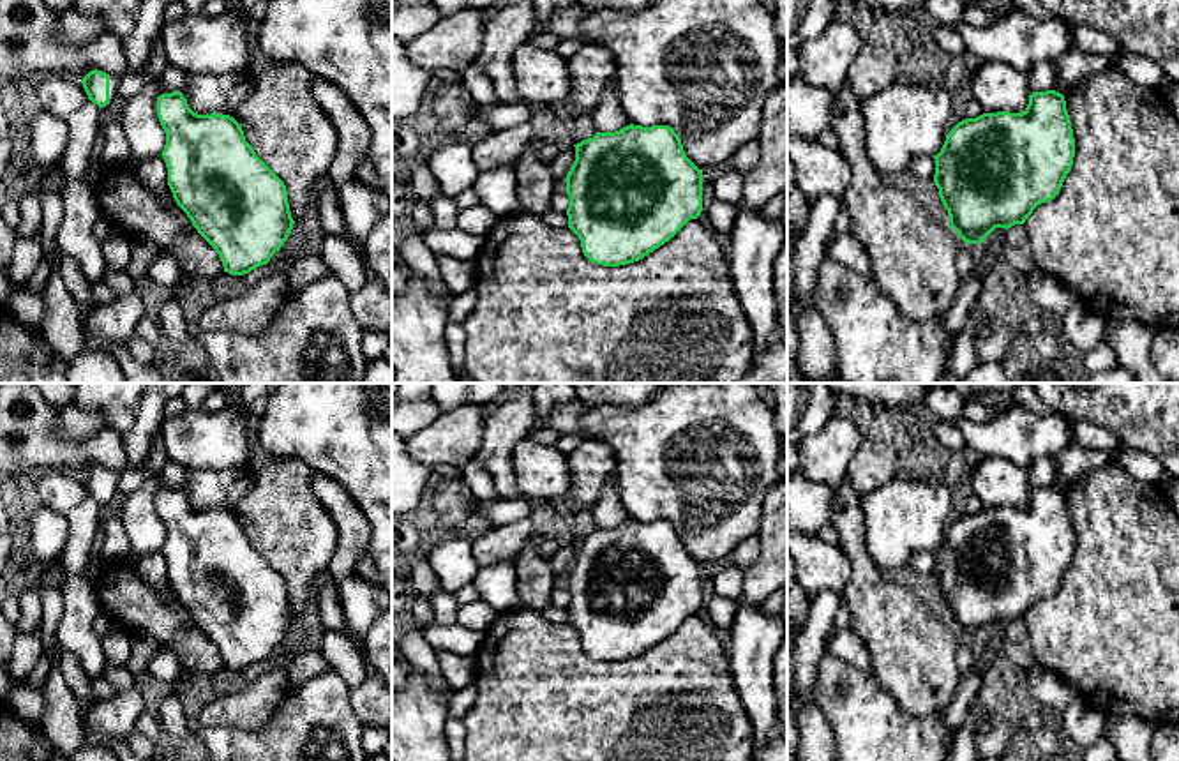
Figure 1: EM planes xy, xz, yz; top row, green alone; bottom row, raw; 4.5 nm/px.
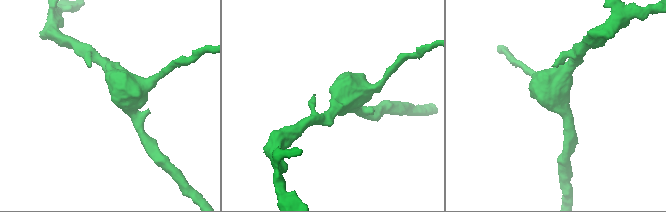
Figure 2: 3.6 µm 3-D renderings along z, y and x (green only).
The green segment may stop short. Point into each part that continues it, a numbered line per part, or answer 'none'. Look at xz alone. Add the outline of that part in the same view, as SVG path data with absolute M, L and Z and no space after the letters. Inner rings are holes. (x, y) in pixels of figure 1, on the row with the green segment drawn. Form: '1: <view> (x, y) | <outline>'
none

